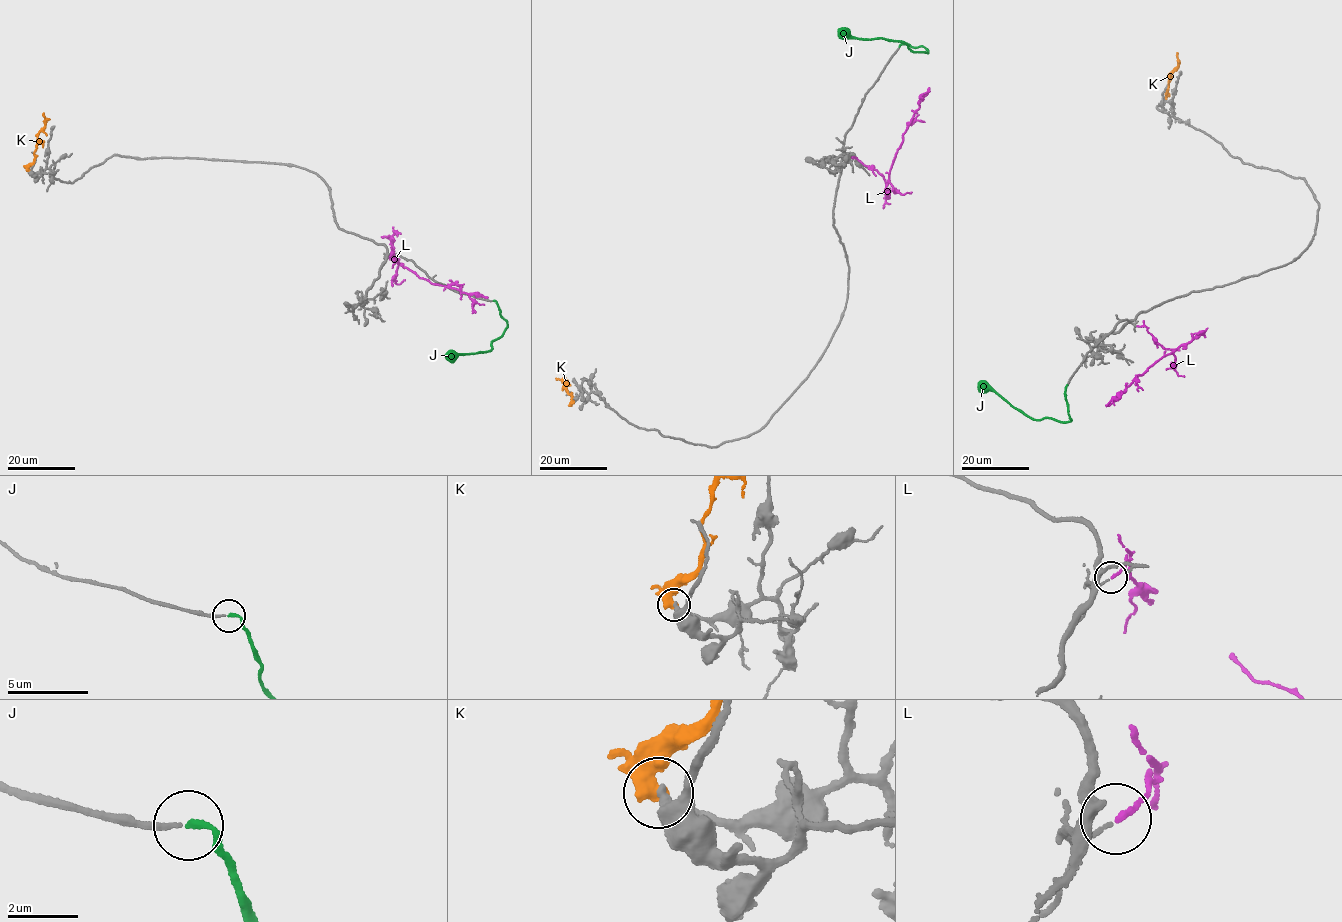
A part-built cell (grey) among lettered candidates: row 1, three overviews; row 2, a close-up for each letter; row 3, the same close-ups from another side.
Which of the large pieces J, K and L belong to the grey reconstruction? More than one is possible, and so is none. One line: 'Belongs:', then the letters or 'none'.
Belongs: J

